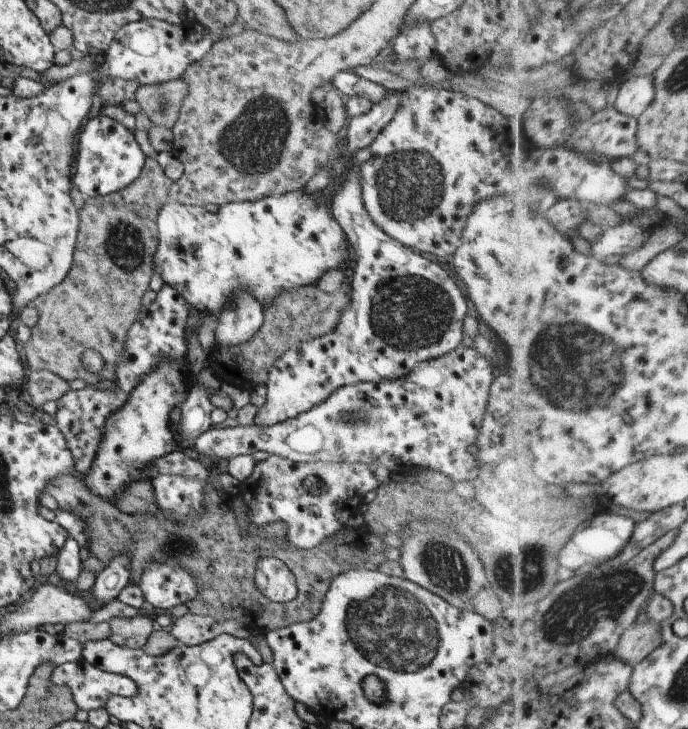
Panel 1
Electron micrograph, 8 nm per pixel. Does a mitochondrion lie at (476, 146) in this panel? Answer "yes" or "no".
no

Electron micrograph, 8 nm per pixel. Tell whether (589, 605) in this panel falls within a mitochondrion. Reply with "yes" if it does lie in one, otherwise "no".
yes

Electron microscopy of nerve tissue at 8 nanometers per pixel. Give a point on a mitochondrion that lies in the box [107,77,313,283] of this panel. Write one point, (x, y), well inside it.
(251, 143)

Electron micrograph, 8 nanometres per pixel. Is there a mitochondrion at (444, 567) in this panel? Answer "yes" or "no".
yes

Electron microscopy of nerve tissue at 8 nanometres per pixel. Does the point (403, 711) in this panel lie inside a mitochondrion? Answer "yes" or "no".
no

